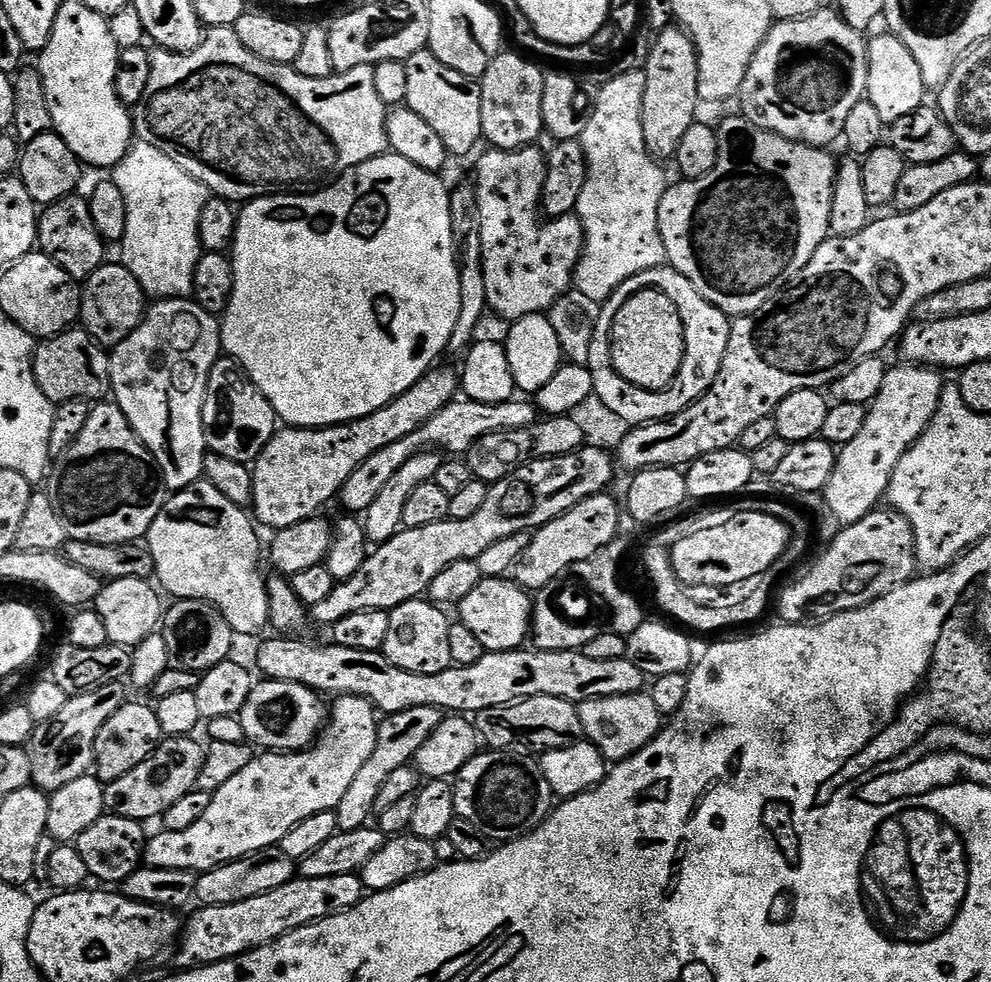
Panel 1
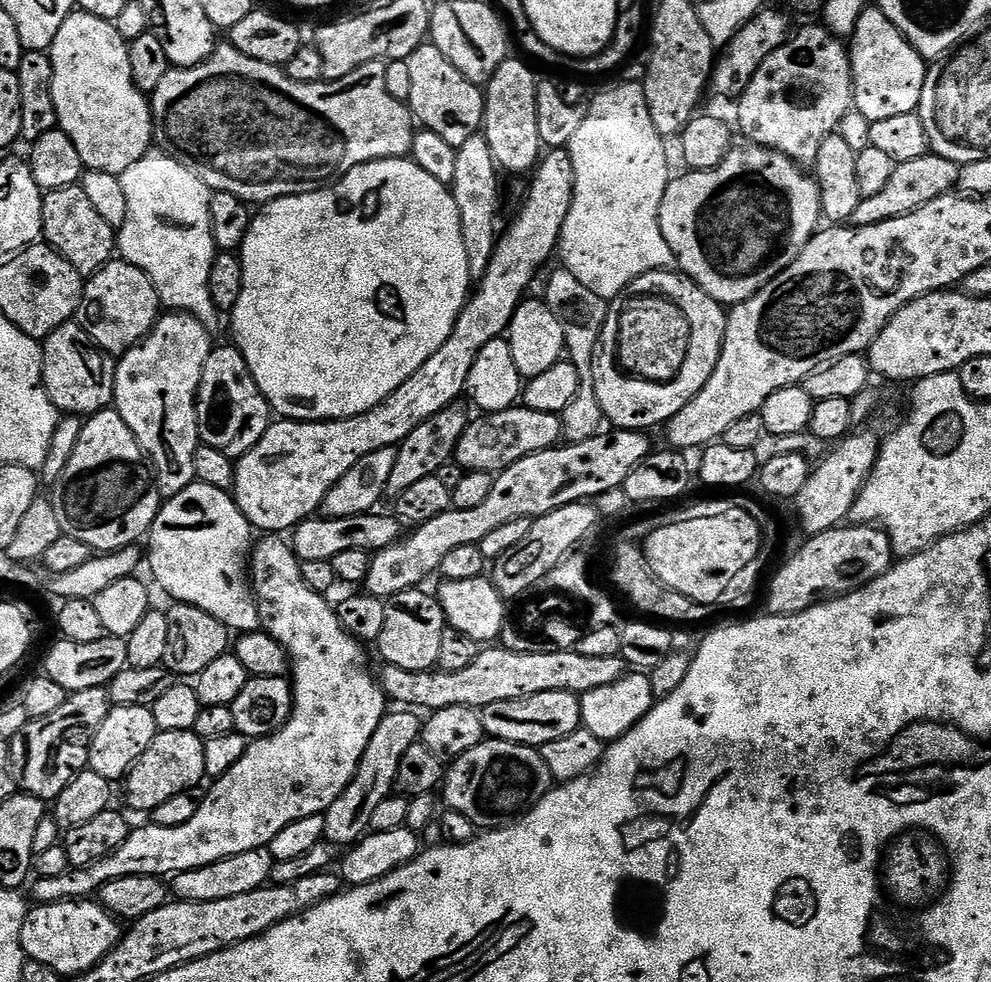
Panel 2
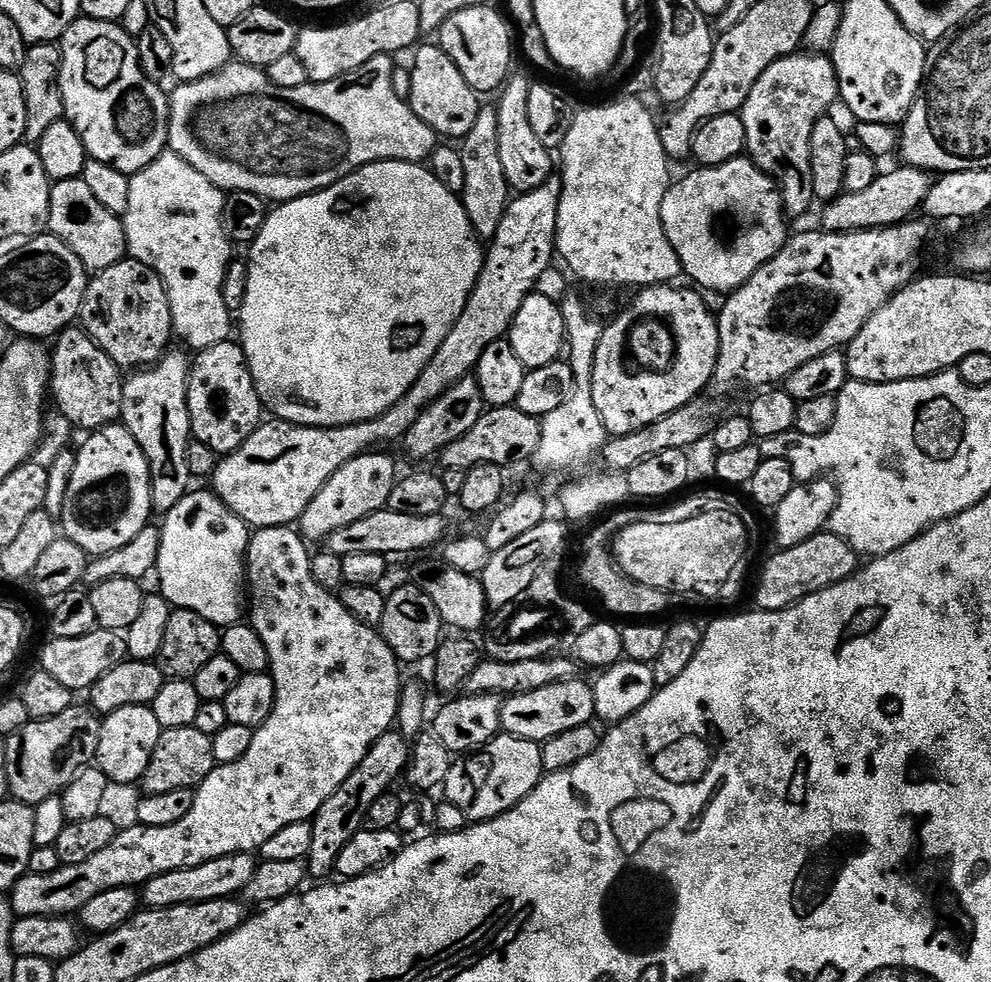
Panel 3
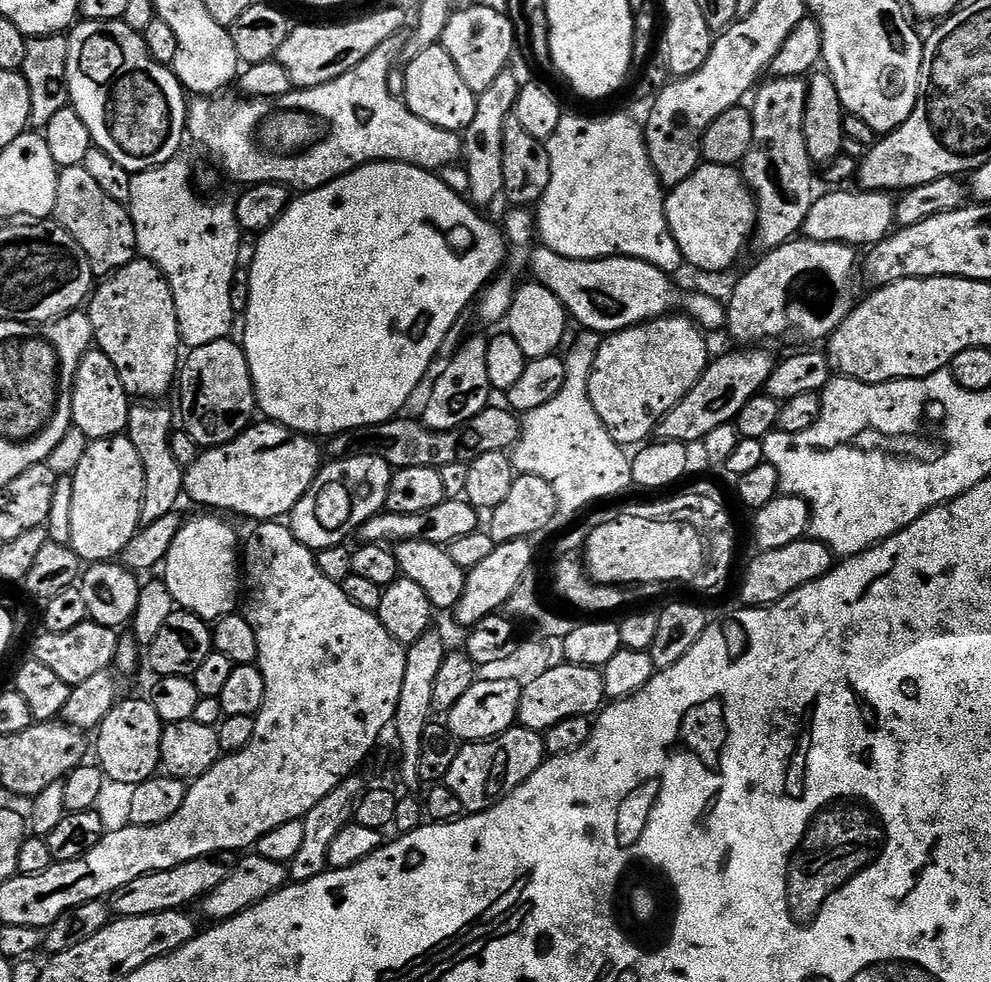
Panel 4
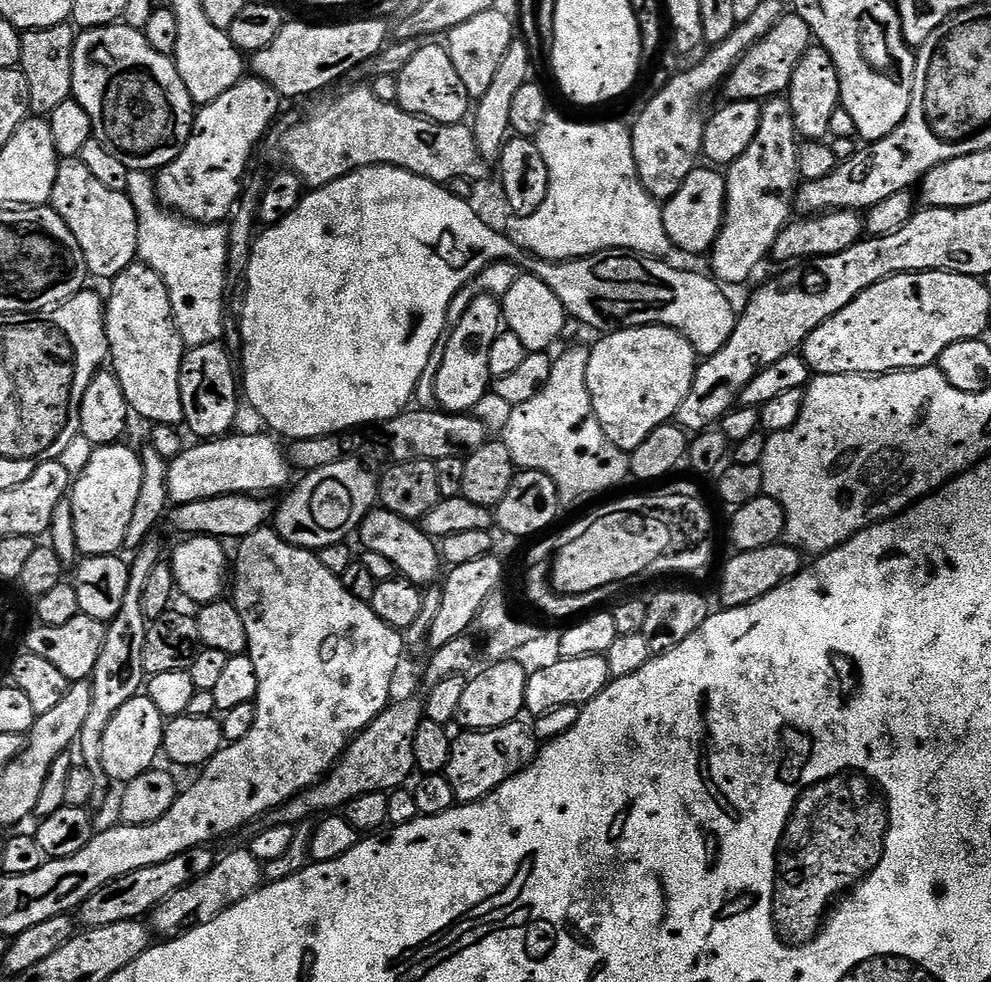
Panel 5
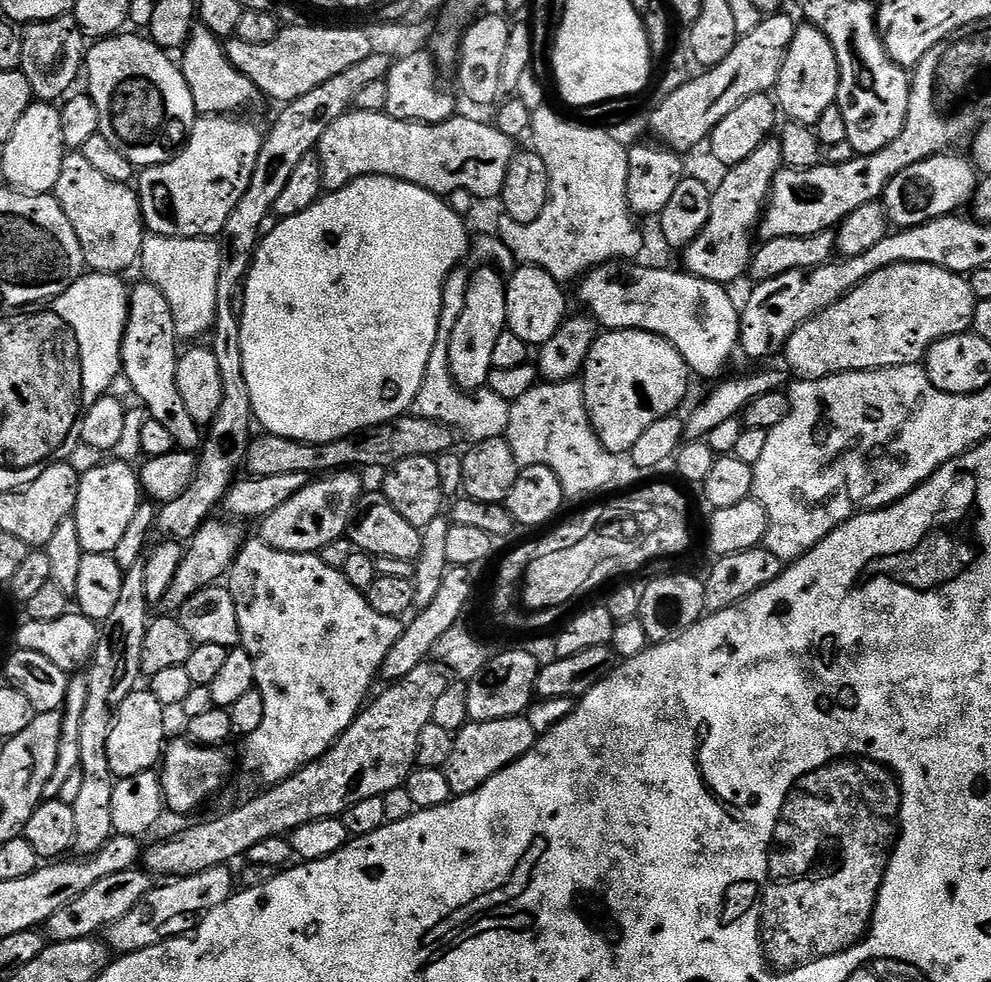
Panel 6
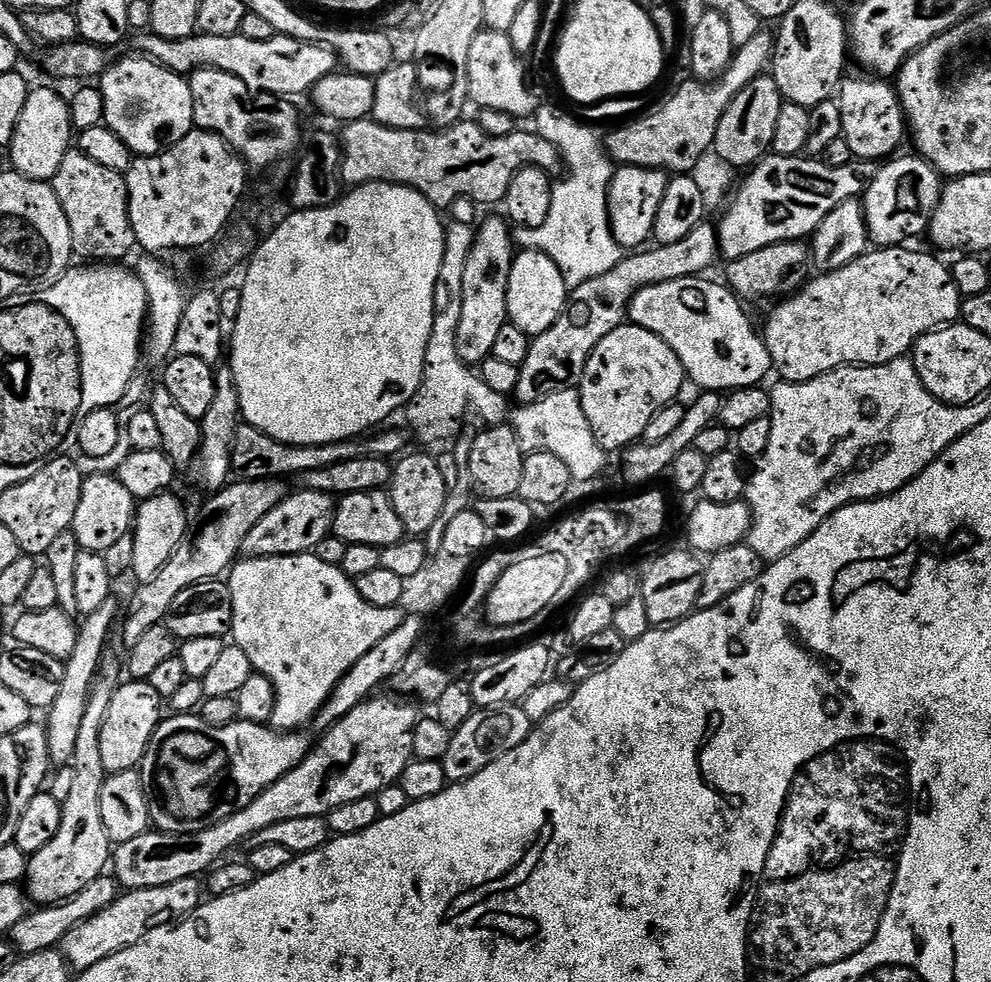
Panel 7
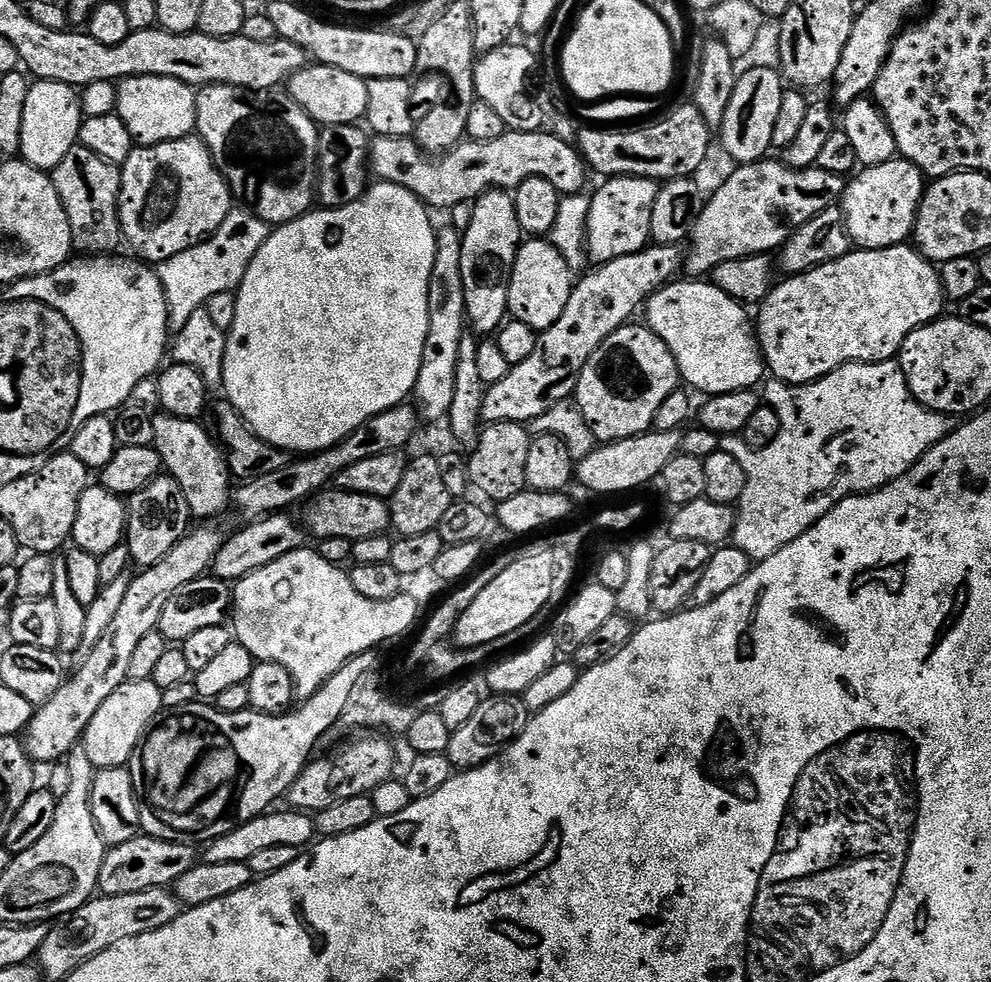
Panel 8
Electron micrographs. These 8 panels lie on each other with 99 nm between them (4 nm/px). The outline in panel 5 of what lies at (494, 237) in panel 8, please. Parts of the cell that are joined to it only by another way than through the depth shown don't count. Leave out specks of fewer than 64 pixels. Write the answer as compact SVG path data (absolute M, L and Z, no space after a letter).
M477 294L474 302L470 302L470 307L466 309L466 314L462 314L462 322L454 326L450 338L446 342L446 355L442 358L442 366L438 366L438 374L434 378L434 394L436 404L445 412L458 412L461 414L471 413L482 402L482 398L488 395L490 385L494 377L490 374L490 346L494 346L494 338L502 331L504 324L504 309L501 301L492 296Z

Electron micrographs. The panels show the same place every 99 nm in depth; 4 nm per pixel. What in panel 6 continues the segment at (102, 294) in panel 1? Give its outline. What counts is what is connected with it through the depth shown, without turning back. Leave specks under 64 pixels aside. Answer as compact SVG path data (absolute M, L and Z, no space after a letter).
M140 282L137 288L133 287L128 301L128 321L124 331L124 341L122 342L122 354L120 363L122 365L123 379L128 379L128 384L132 387L132 392L144 403L147 415L151 419L162 422L166 426L166 431L174 437L177 449L196 450L202 443L202 425L194 422L182 403L182 394L178 390L178 337L174 326L174 314L170 310L170 302L166 302L166 294L158 290L158 286L147 282Z

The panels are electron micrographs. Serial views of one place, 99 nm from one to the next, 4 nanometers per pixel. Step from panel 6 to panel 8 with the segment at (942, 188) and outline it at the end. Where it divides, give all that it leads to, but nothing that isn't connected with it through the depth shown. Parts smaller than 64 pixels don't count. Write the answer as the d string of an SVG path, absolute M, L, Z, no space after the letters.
M903 158L882 162L882 166L861 167L847 181L842 197L844 225L848 228L853 245L860 250L882 250L905 243L916 231L916 219L925 187L924 173Z

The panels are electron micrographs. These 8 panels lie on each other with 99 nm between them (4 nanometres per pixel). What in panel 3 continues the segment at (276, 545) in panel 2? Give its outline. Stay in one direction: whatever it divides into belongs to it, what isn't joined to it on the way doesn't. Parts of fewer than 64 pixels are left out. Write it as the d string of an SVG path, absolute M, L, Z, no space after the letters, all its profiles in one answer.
M292 526L257 528L248 537L246 596L247 599L248 596L252 599L250 623L258 634L258 638L262 638L262 646L266 646L268 672L276 687L274 710L270 714L270 718L266 718L266 722L253 731L250 750L246 750L246 754L242 754L242 758L238 758L238 762L222 764L212 769L212 773L200 783L199 788L195 789L194 806L190 806L190 814L186 814L186 818L182 818L170 826L158 826L157 828L131 826L132 828L126 829L125 832L124 829L117 831L114 842L110 842L110 846L106 846L104 850L94 854L92 858L86 858L86 862L63 865L58 870L54 870L54 874L29 874L23 876L10 889L10 903L13 913L17 917L63 916L68 918L73 914L79 913L80 908L86 906L86 902L90 902L90 898L95 898L98 894L102 894L102 890L142 886L147 880L154 878L158 874L169 872L170 870L178 870L179 868L198 866L202 862L210 862L210 858L222 858L235 852L255 853L266 842L266 838L274 838L274 834L278 834L278 830L282 830L282 826L290 826L290 822L311 821L318 809L326 802L326 798L330 798L330 794L334 794L334 790L338 790L338 786L342 786L342 782L346 782L346 778L350 778L350 774L362 762L362 758L366 758L372 743L383 732L389 731L397 723L402 687L402 677L400 678L401 661L397 660L394 650L390 650L390 646L377 629L371 628L368 624L358 622L358 618L354 618L354 614L350 614L350 610L346 610L346 606L342 606L337 593L327 592L322 586L318 586L318 582L314 582L314 574L310 570L312 558L310 548L307 548L307 546L309 547L305 537Z

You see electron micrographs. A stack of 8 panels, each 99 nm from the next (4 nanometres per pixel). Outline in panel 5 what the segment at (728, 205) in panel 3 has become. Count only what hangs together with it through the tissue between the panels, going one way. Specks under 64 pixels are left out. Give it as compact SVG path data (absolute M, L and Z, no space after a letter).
M698 166L682 182L678 194L663 205L664 225L669 241L684 252L711 253L712 243L718 238L720 227L724 225L724 199L726 186L724 176L715 167Z

